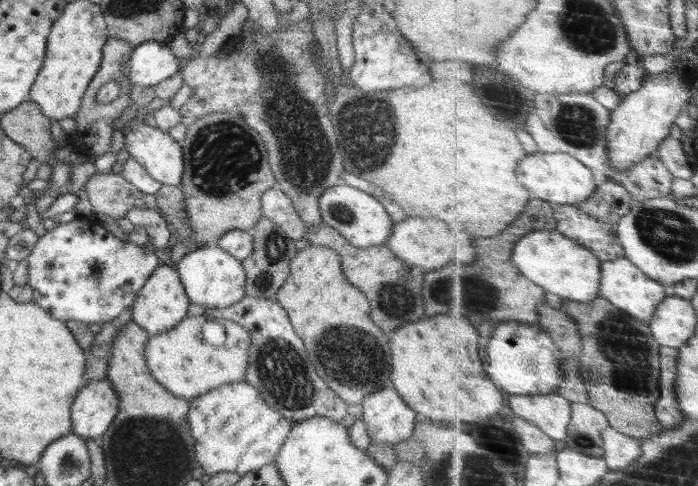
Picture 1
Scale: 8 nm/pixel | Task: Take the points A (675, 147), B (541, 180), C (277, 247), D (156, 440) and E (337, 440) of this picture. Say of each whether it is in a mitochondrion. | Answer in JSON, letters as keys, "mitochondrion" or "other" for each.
{"A":"other","B":"other","C":"mitochondrion","D":"mitochondrion","E":"other"}

